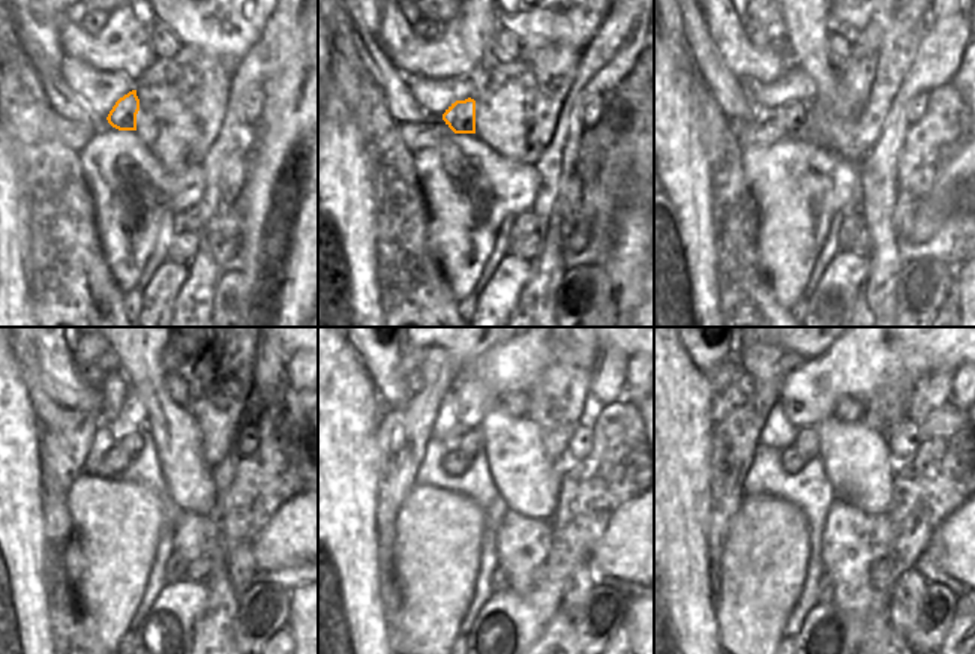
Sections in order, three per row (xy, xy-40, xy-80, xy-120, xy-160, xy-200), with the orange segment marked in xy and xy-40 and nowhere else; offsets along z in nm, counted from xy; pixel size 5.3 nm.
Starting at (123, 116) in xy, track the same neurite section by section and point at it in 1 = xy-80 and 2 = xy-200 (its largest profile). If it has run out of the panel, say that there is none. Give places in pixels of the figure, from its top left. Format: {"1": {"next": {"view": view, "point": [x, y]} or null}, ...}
{"1": {"next": {"view": "xy-80", "point": [795, 114]}}, "2": {"next": {"view": "xy-200", "point": [807, 441]}}}

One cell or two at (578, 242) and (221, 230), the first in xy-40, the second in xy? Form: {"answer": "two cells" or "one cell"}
{"answer": "one cell"}

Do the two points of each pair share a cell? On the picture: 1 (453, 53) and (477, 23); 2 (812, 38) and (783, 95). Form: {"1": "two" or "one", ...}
{"1": "two", "2": "two"}

